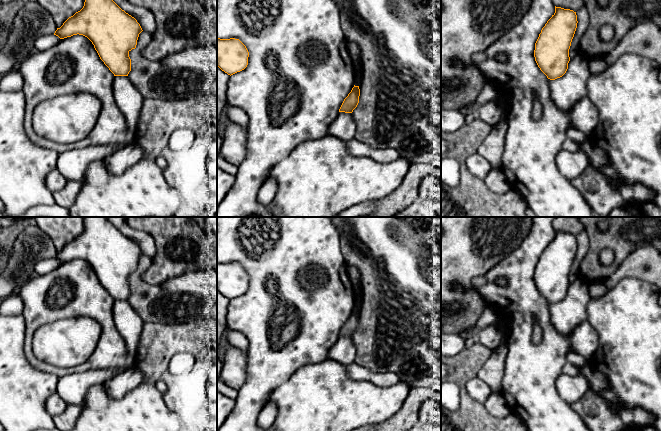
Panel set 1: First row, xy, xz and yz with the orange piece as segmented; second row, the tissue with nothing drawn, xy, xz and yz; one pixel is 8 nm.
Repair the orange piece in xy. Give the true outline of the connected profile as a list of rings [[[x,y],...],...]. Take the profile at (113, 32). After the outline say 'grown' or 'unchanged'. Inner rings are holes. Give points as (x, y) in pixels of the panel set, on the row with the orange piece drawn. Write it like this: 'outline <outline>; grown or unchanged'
outline [[[85,0],[83,8],[57,28],[54,35],[60,39],[77,34],[87,37],[114,76],[128,76],[129,52],[136,48],[142,31],[137,20],[113,0]]]; unchanged

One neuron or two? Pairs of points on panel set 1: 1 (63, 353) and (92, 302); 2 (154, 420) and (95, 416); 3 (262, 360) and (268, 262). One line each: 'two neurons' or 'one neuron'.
1: two neurons
2: one neuron
3: one neuron

